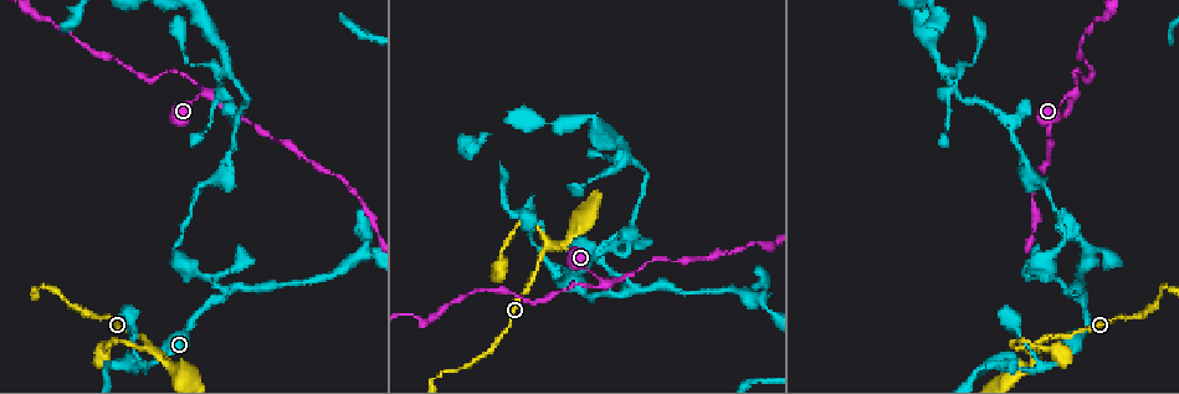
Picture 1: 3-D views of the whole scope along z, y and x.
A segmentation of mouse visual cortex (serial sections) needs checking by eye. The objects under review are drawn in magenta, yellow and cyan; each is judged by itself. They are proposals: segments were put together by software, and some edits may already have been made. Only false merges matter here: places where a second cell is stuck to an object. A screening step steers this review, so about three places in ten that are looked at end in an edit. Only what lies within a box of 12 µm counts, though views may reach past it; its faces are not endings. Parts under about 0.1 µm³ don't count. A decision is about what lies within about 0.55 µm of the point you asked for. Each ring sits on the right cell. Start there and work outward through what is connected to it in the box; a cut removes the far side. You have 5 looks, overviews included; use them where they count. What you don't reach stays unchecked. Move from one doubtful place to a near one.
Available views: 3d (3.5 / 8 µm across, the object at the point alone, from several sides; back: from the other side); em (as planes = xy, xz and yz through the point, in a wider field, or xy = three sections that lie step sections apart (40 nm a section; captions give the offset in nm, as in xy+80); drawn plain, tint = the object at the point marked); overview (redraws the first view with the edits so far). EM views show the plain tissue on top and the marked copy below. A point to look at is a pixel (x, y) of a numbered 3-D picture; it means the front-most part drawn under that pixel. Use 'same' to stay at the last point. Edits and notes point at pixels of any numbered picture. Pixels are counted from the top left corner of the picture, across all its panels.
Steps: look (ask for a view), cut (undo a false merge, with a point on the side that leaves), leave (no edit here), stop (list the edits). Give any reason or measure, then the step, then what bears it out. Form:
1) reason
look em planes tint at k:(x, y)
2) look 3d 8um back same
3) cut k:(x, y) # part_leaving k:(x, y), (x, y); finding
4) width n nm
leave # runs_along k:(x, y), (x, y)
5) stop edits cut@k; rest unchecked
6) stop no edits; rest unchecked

abrupt turn
look 3d 3.5um at 1:(130, 343)

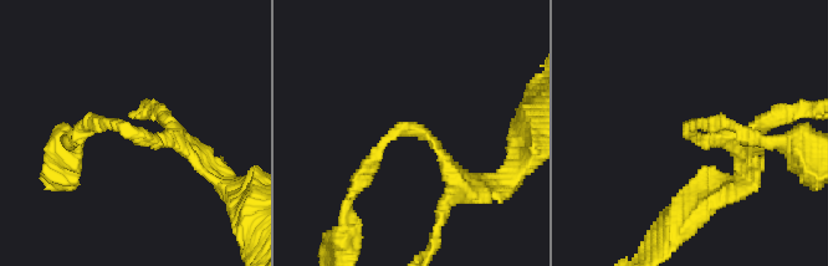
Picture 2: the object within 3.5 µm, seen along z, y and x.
arm_widths 200, 200 nm; shape alone is not enough
look em xy step 3 tint at 2:(692, 131)

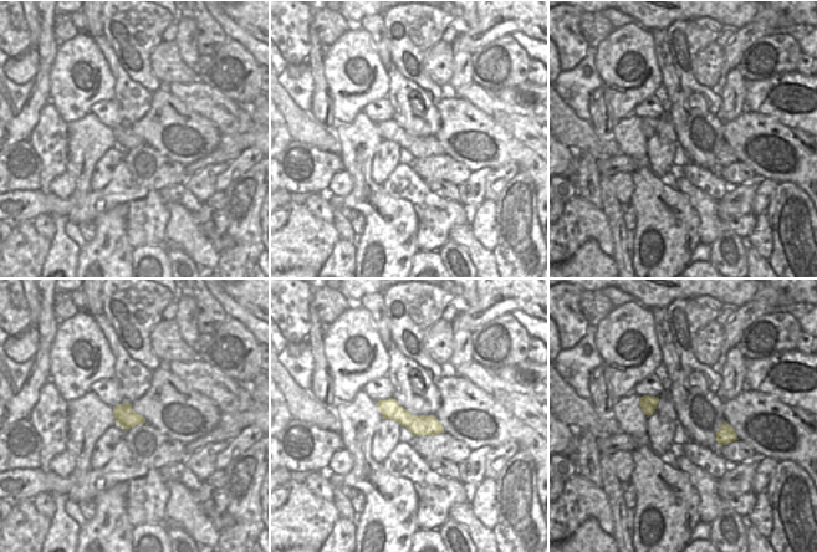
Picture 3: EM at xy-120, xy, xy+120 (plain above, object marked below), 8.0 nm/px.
look em xy step 2 tint same

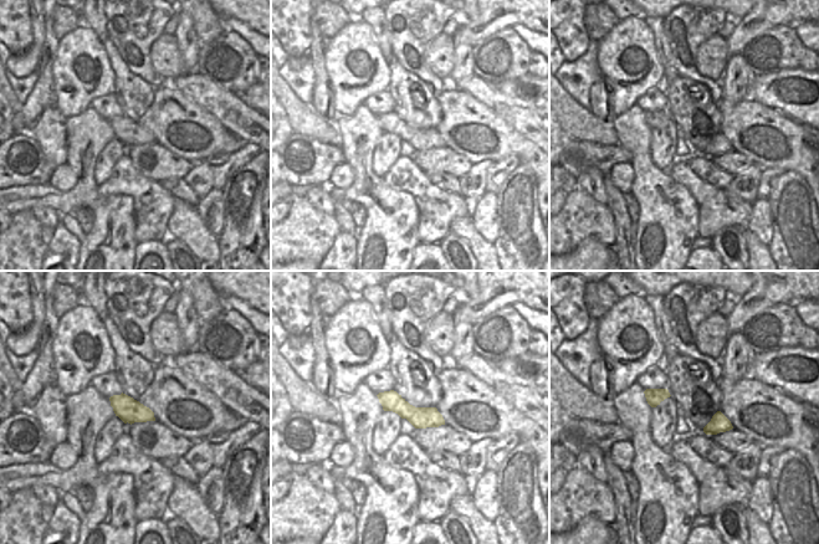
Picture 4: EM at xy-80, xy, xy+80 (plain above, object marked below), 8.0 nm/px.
leave # runs_along 4:(382, 395), (419, 417), (440, 421); all the same cell

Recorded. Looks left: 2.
side arm on a straight run
look 3d 3.5um at 1:(624, 290)

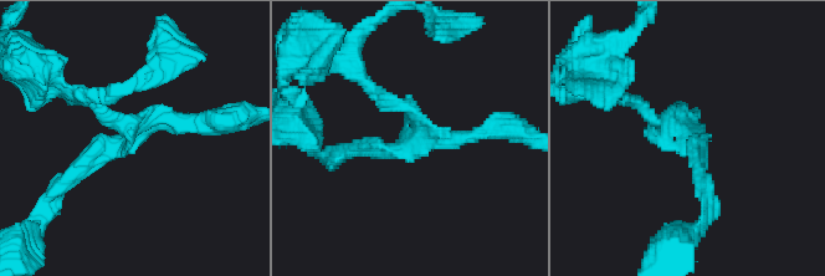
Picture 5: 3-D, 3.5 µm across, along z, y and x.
arms 3; arm_widths 150, 200, 200 nm; shape alone is not enough
look em xy step 5 tint at 5:(131, 139)

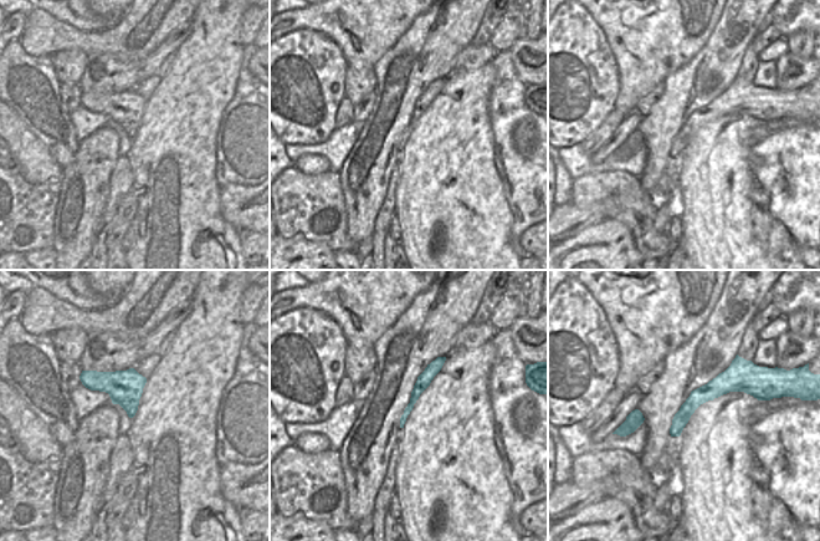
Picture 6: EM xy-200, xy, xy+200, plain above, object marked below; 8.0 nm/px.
width 110 nm
leave # runs_along 5:(703, 183), (697, 141), (646, 113); one cell here

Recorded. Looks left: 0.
stop no edits; rest unchecked

